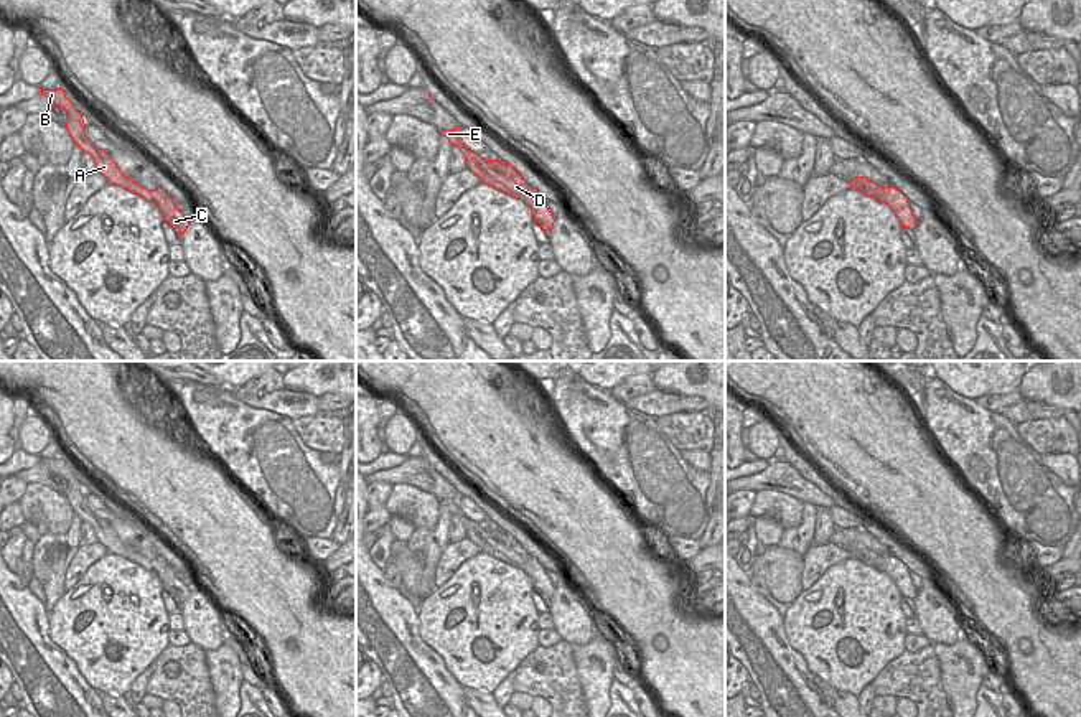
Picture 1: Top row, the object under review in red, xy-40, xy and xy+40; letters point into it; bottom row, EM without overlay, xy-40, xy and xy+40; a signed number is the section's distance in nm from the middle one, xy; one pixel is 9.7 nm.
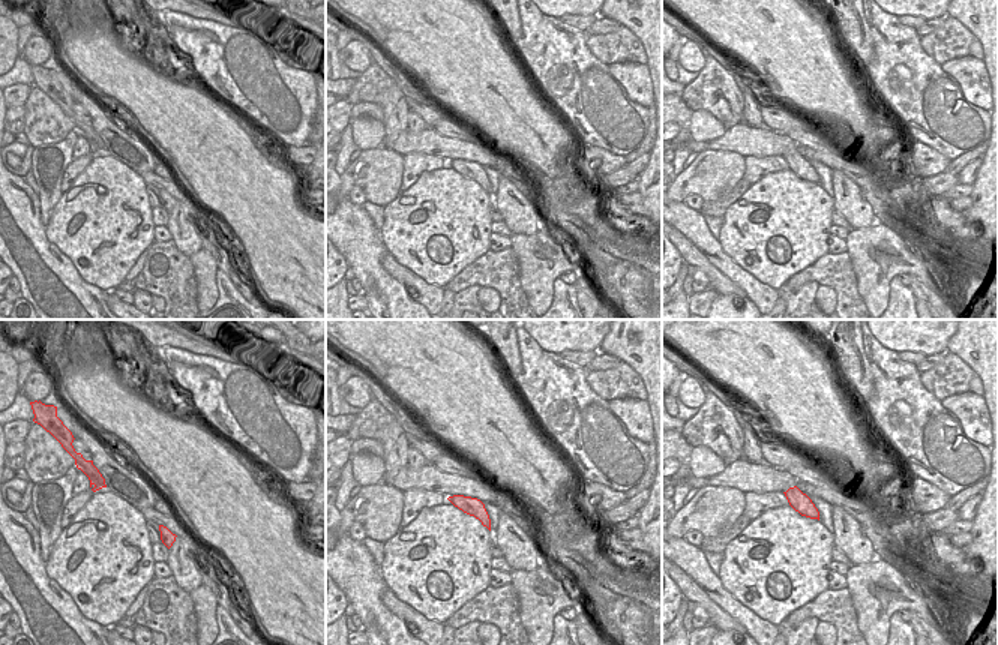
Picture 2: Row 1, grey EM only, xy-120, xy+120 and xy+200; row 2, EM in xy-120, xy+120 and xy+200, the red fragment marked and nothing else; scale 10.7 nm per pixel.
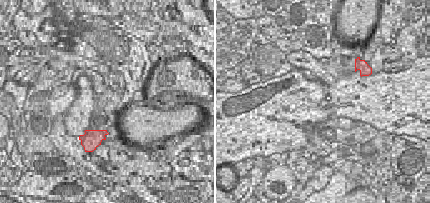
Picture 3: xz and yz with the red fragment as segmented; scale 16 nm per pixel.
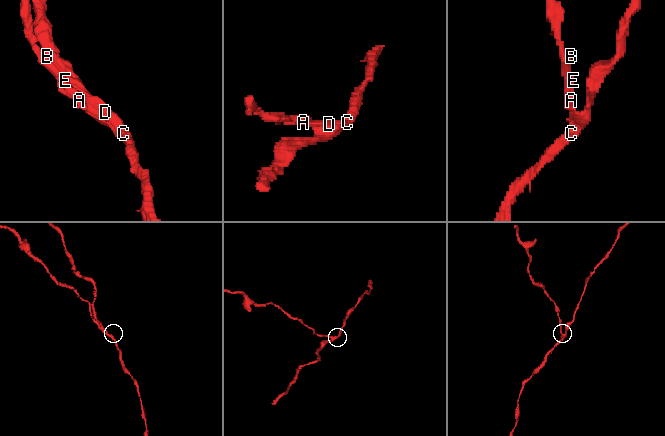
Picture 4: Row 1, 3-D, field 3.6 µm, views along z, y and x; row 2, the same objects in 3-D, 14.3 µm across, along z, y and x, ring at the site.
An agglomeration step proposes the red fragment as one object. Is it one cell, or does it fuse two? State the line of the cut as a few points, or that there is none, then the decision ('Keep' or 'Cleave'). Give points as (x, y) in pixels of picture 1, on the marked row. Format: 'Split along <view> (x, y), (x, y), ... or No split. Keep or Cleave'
Split along xy (531, 187), (521, 198). Cleave.

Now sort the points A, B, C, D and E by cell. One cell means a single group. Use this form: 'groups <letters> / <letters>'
groups A B D E / C

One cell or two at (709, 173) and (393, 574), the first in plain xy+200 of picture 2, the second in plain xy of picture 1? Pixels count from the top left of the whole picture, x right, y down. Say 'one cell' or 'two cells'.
two cells

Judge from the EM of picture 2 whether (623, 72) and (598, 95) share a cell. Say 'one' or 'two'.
two

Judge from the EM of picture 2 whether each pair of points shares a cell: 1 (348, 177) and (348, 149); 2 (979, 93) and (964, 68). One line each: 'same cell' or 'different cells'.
1: different cells
2: same cell

